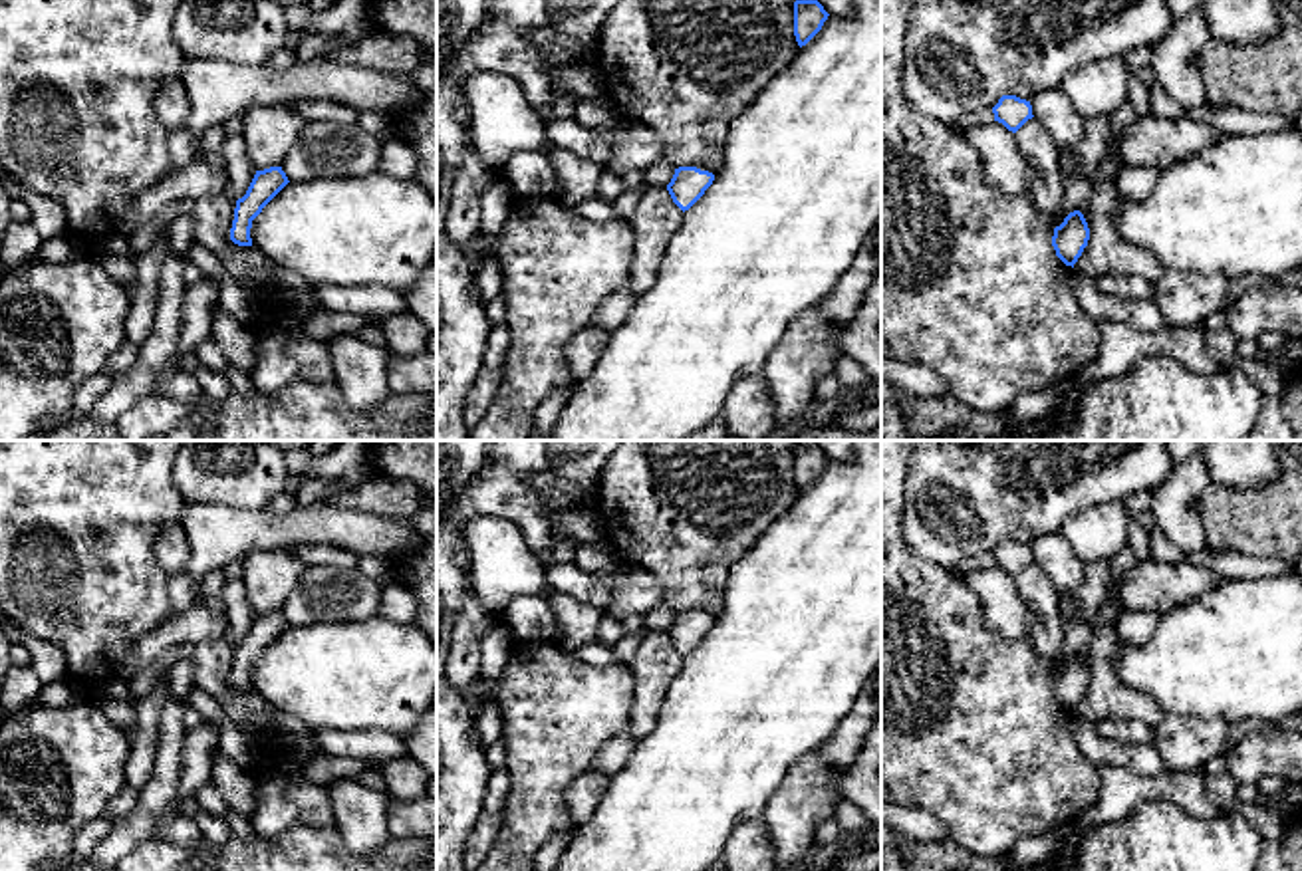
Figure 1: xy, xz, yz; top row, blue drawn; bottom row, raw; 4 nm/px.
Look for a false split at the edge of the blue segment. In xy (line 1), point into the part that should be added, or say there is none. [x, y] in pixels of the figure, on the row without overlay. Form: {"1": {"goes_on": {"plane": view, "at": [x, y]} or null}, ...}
{"1": {"goes_on": null}}

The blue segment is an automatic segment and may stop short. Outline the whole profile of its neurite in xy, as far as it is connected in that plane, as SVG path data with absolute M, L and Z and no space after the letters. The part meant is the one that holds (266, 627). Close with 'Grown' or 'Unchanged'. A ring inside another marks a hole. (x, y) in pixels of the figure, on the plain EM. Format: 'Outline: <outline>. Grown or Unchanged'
Outline: M282 611L256 615L246 639L236 645L230 684L238 690L252 690L250 673L252 665L262 653L288 629Z. Unchanged

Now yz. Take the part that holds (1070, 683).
Outline: M1080 655L1070 657L1060 671L1054 673L1052 690L1056 700L1072 710L1082 700L1090 684L1090 673Z. Unchanged

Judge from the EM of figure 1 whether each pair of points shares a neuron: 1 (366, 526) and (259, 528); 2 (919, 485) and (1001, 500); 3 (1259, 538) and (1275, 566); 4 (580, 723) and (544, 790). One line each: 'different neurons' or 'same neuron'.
1: same neuron
2: same neuron
3: different neurons
4: same neuron

